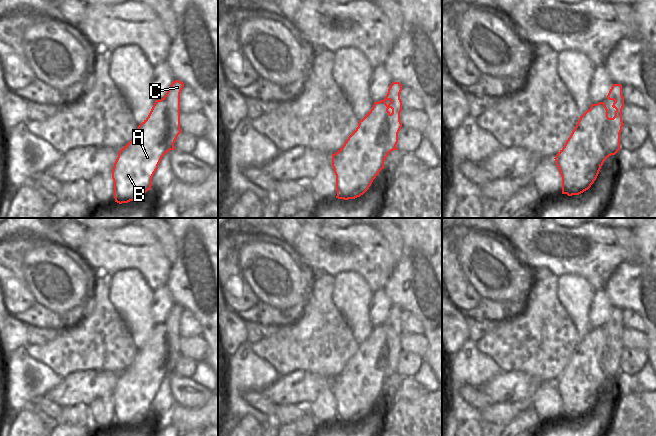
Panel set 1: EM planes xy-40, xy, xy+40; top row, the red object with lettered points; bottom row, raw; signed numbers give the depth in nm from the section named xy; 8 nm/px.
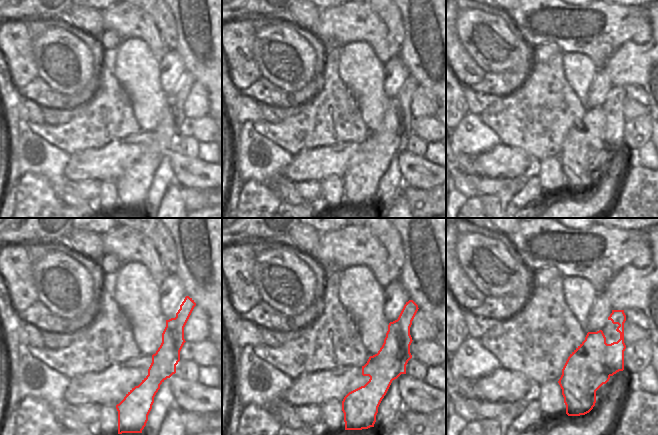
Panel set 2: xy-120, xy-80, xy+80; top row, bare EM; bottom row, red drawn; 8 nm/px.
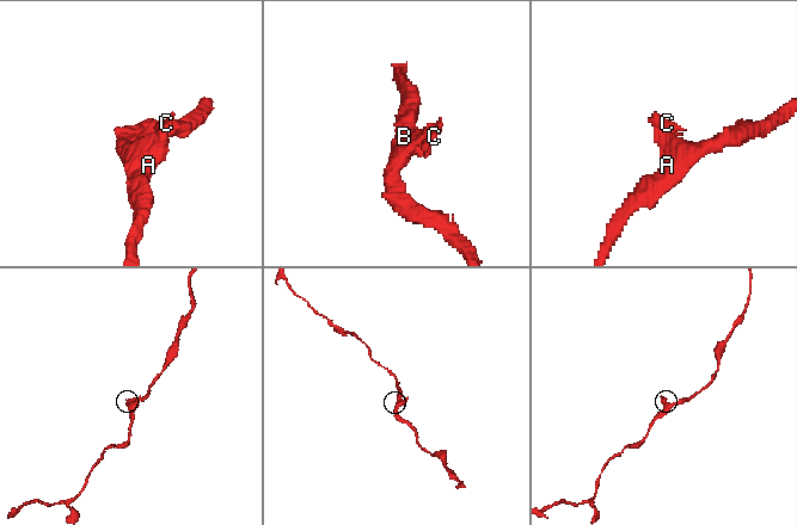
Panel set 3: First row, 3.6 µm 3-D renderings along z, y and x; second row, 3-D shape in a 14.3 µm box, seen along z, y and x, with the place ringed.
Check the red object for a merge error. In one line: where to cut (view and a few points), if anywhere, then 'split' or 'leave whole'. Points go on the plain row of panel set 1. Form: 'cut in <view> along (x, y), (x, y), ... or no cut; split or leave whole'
cut in xy+40 along (588, 338), (576, 364), (589, 373), (584, 388), (600, 391); split

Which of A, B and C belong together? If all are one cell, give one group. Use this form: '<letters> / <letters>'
A C / B

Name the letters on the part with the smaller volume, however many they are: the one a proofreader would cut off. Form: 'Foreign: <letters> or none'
Foreign: A, C

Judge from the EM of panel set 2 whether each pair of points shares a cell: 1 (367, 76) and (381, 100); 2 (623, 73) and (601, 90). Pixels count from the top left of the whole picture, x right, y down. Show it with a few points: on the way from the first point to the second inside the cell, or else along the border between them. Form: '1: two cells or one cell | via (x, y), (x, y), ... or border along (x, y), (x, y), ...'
1: one cell | via (367, 82), (367, 86), (375, 94)
2: two cells | border along (603, 68), (612, 85)

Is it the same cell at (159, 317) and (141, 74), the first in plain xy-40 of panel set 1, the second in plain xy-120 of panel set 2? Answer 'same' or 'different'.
different

